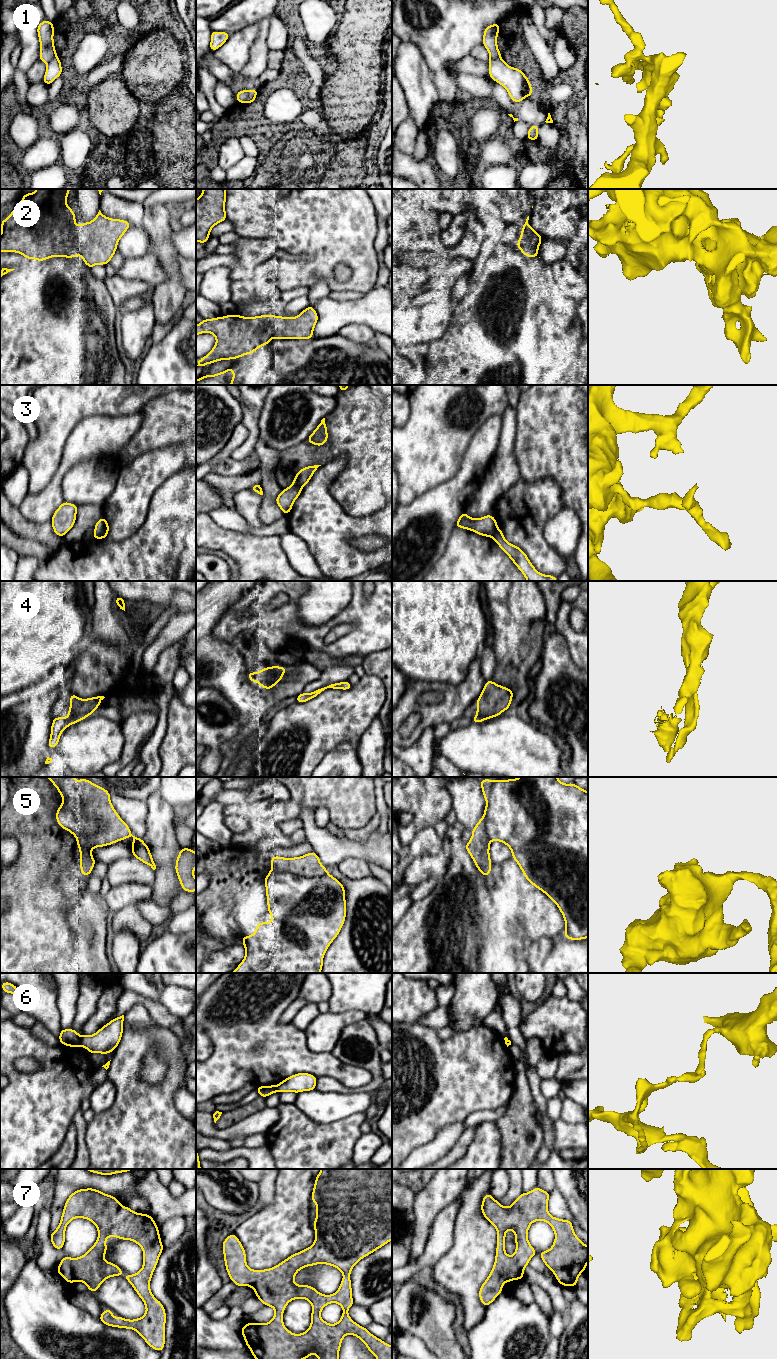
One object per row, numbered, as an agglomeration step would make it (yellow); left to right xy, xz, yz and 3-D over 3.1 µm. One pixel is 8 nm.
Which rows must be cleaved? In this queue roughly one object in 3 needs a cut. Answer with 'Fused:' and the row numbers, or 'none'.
Fused: 1, 3, 5, 6

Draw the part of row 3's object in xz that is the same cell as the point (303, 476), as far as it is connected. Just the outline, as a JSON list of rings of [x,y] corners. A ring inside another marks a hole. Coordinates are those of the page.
[[[321,465],[307,466],[299,470],[294,477],[292,487],[304,487],[311,479],[317,468]]]

